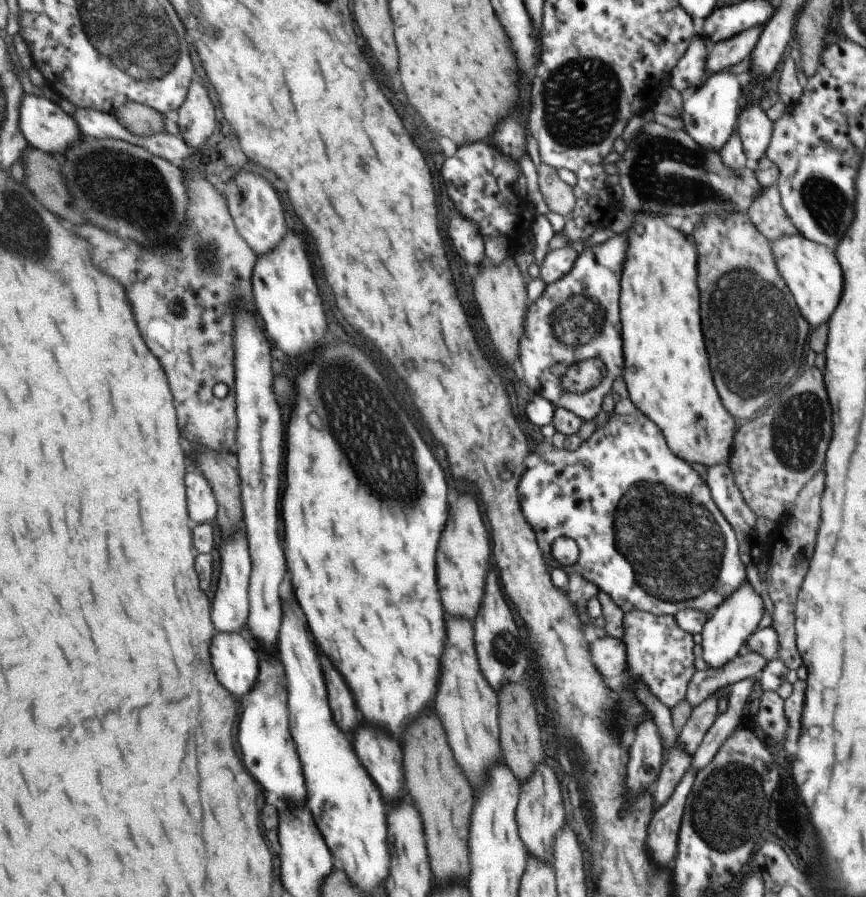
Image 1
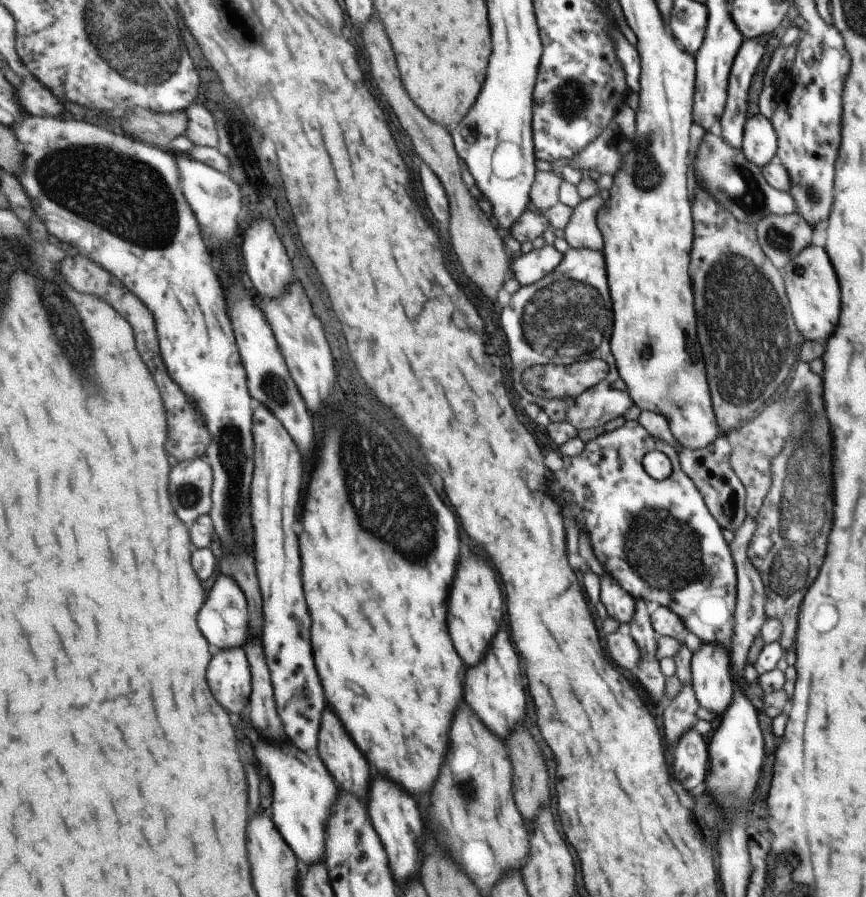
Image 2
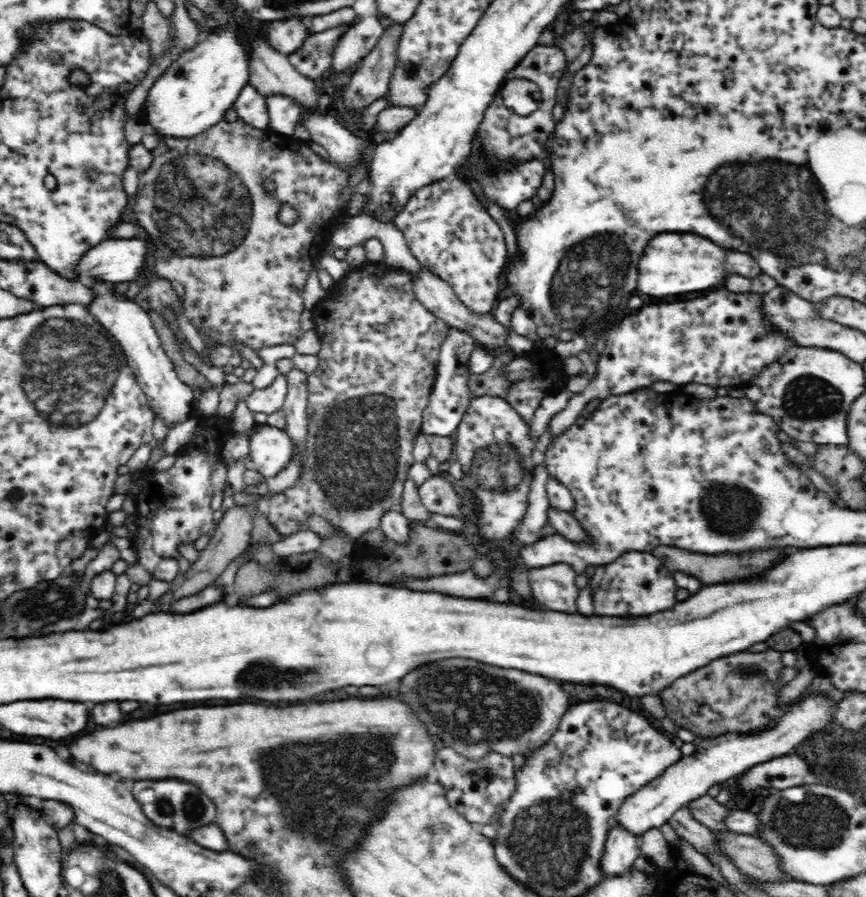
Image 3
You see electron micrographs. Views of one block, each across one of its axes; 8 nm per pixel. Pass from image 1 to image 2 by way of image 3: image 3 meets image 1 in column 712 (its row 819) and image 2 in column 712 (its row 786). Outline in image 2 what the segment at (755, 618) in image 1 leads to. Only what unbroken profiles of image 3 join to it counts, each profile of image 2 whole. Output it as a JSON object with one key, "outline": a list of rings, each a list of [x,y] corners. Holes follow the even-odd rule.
{"outline":[[[701,644],[691,658],[691,684],[697,704],[717,718],[731,704],[731,656],[717,644]]]}

